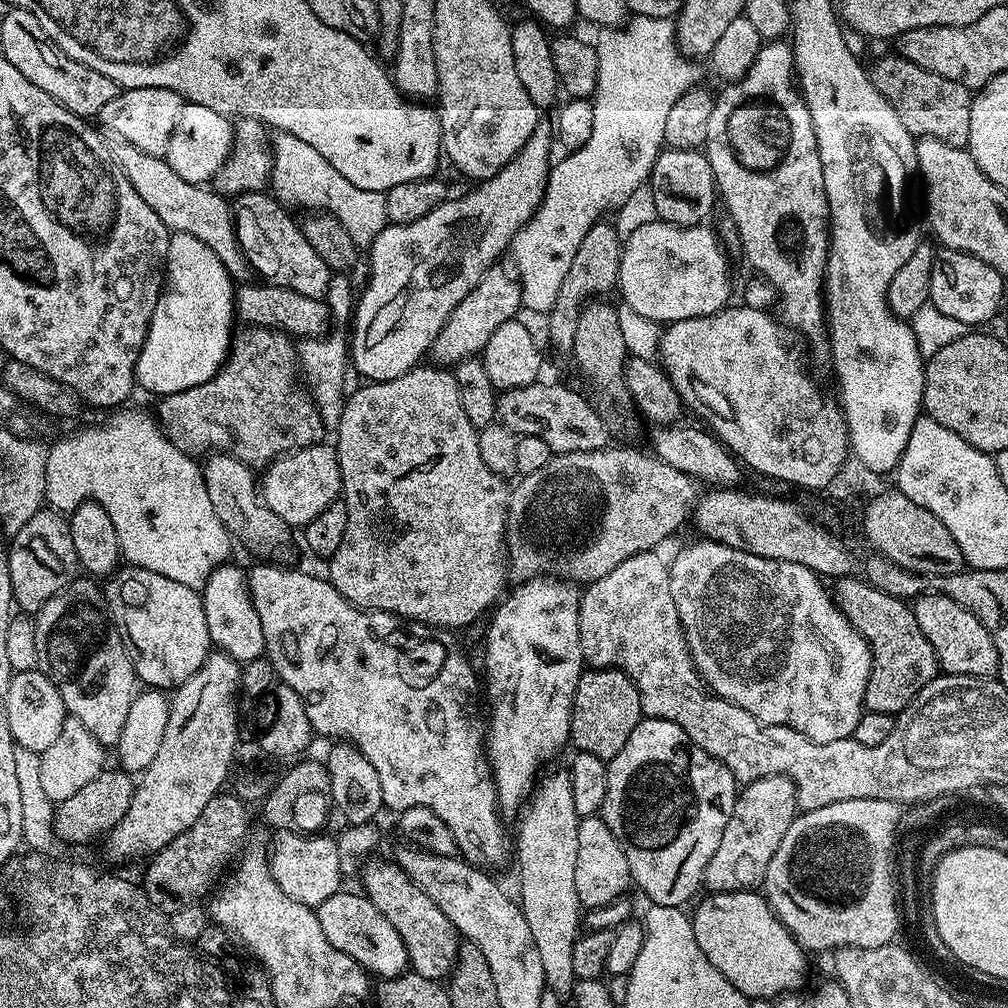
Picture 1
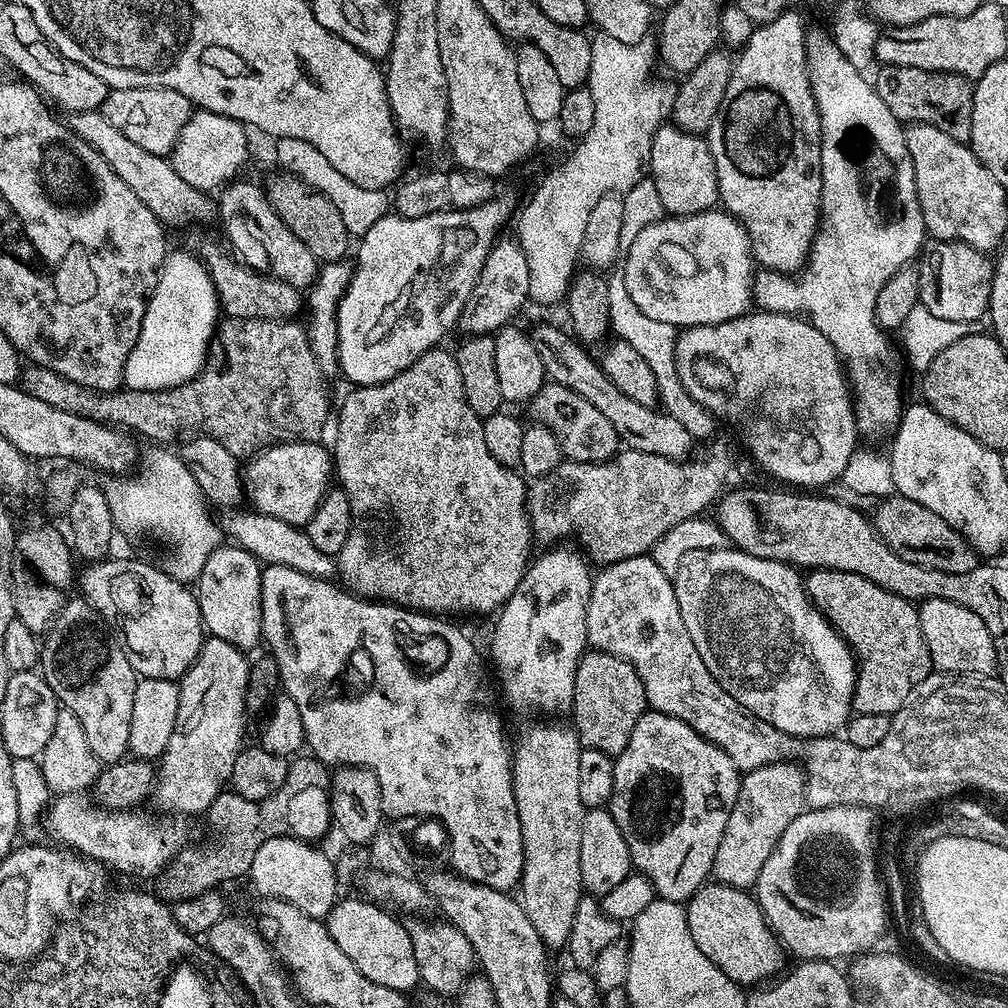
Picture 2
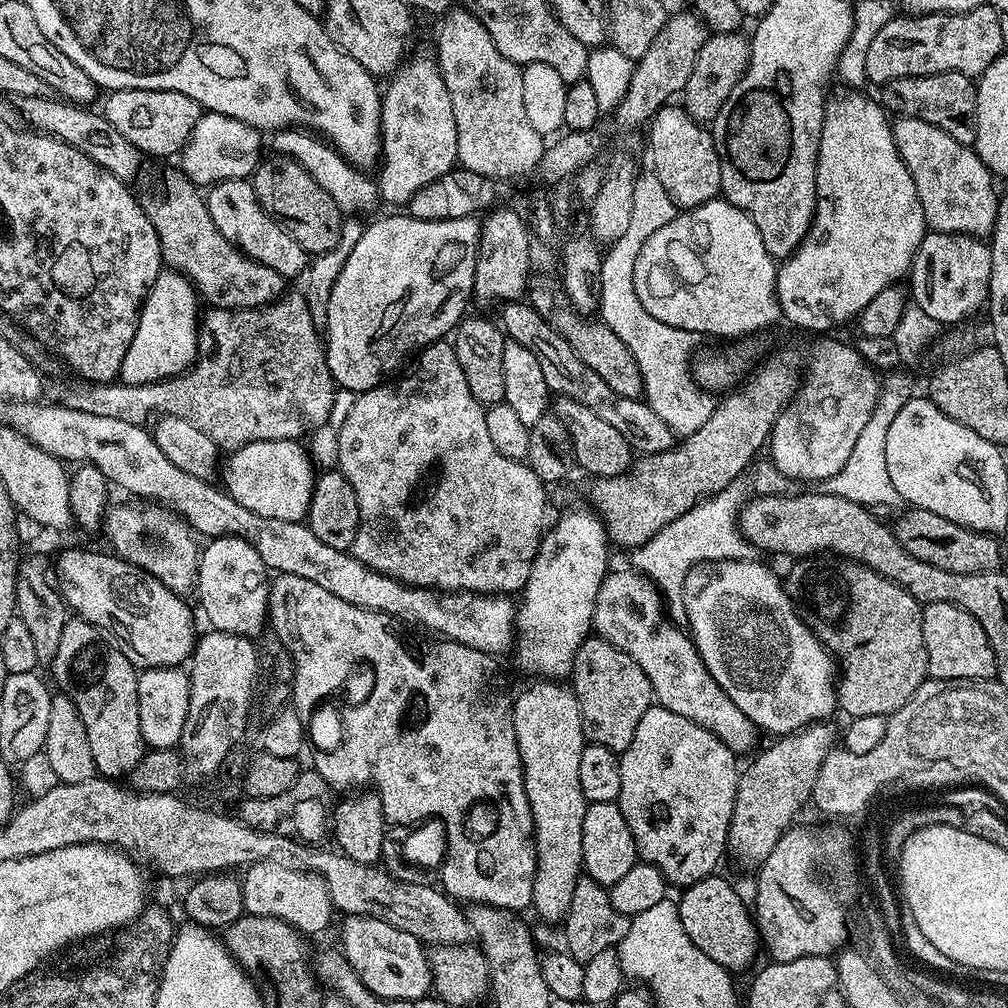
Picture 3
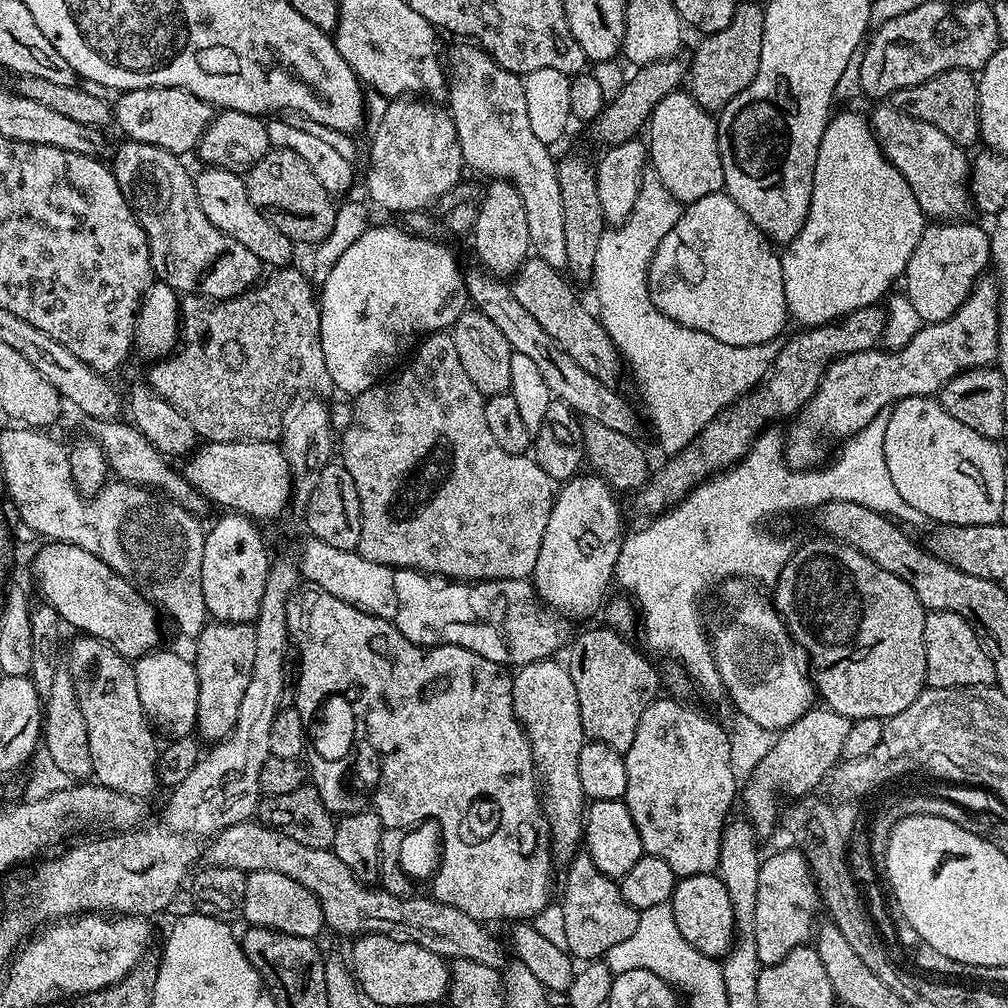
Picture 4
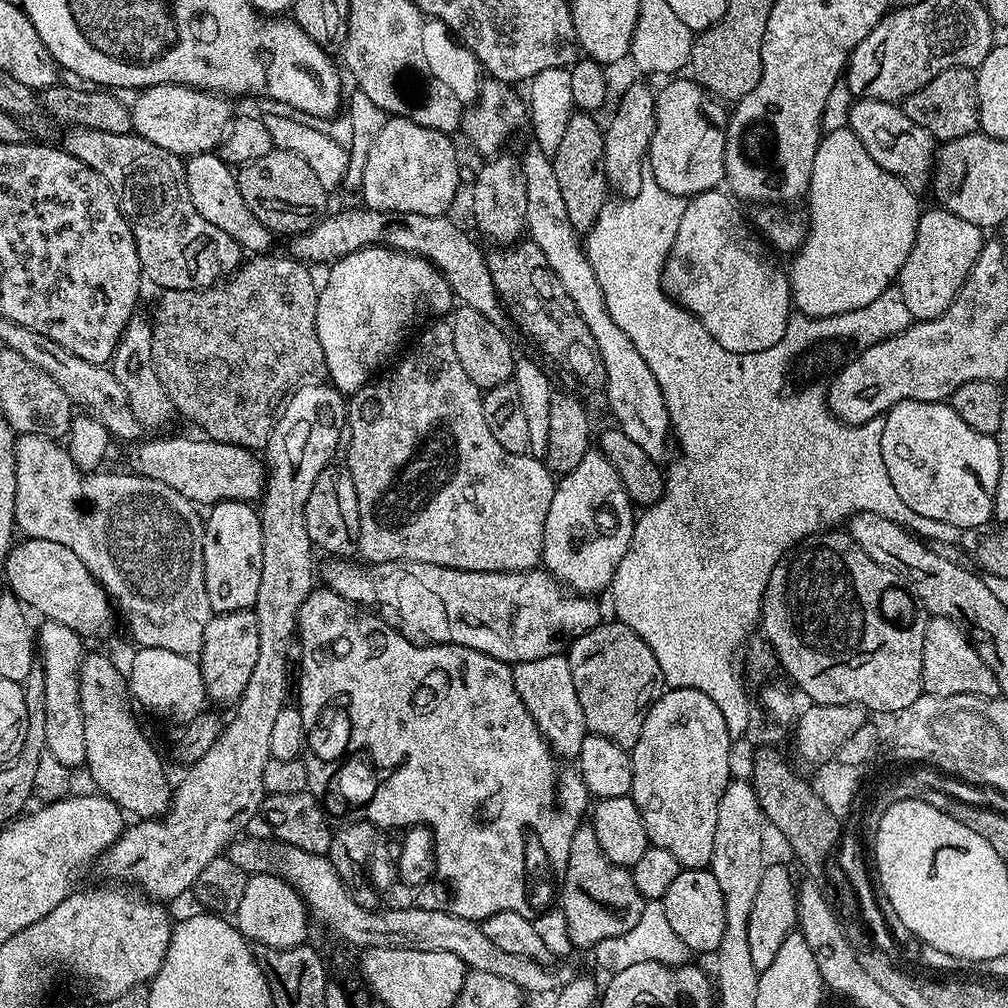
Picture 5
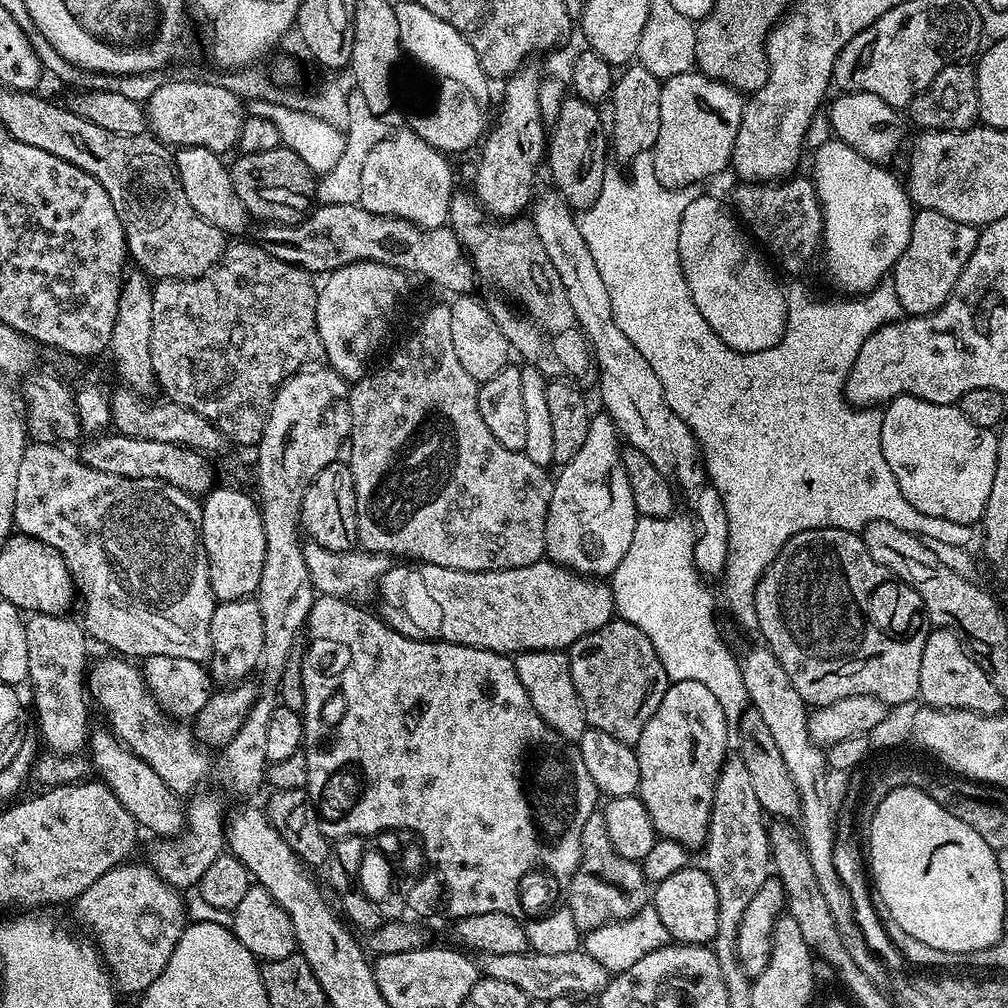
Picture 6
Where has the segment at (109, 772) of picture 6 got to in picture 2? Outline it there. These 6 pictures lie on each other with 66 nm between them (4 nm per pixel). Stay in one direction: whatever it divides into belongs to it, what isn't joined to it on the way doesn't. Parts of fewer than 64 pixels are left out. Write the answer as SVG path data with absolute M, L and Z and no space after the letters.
M83 598L69 599L43 633L39 671L57 701L82 722L86 742L101 765L118 763L129 755L130 713L138 679L122 646L99 614Z

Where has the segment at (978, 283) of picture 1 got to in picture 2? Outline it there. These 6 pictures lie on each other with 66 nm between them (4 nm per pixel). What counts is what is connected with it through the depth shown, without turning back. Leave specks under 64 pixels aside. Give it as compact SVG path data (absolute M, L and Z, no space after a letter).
M932 240L925 243L918 260L920 269L920 304L946 322L971 325L985 315L990 302L992 265L989 253L974 250L953 240Z

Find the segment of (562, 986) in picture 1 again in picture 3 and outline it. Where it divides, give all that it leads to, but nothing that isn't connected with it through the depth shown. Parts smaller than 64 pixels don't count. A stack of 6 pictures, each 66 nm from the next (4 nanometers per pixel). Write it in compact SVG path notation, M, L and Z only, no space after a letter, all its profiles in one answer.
M536 678L512 701L512 721L518 742L518 754L524 767L526 798L532 811L535 828L536 873L533 876L531 907L544 920L563 921L570 910L570 898L574 898L574 886L582 875L582 818L589 803L582 794L582 782L578 782L578 766L582 762L582 750L586 743L582 730L582 714L578 710L576 695L567 683L552 678Z

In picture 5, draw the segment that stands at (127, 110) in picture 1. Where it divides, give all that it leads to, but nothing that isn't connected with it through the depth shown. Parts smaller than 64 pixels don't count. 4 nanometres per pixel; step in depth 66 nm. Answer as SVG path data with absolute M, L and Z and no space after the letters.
M155 84L137 91L135 96L136 101L130 104L132 132L181 158L216 152L234 119L233 105L223 95L206 92L203 88L191 88L185 84Z

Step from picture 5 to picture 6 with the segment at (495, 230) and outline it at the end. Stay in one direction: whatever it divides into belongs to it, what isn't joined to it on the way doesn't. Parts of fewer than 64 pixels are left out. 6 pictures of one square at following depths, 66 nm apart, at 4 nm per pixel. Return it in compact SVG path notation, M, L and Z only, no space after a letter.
M525 66L509 76L504 88L504 105L500 117L483 137L480 165L476 168L474 195L491 216L510 220L529 211L534 200L532 187L536 184L536 167L541 167L546 156L546 123L539 110L538 94L542 74Z

